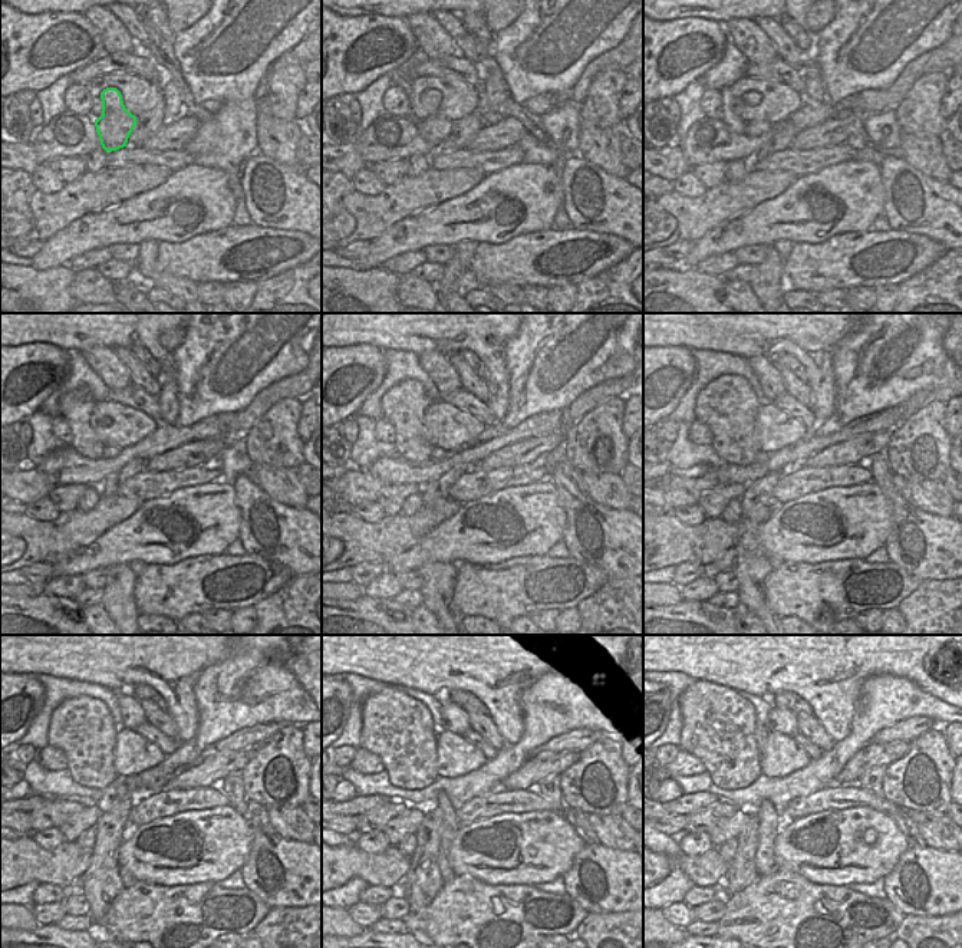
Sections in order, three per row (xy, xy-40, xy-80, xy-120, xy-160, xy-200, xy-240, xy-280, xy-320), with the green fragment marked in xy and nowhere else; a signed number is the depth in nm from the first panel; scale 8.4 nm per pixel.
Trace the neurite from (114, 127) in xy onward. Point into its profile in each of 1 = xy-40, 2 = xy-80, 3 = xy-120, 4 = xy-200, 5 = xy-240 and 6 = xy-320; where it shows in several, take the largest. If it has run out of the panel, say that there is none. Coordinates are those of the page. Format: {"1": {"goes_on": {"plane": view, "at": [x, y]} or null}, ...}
{"1": {"goes_on": {"plane": "xy-40", "at": [435, 128]}}, "2": {"goes_on": {"plane": "xy-80", "at": [755, 128]}}, "3": {"goes_on": {"plane": "xy-120", "at": [108, 453]}}, "4": {"goes_on": {"plane": "xy-200", "at": [761, 457]}}, "5": {"goes_on": {"plane": "xy-240", "at": [117, 792]}}, "6": {"goes_on": {"plane": "xy-320", "at": [770, 823]}}}

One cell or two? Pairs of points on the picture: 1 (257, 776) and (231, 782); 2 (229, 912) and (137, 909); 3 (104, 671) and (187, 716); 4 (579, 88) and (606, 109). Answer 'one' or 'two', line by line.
1: two
2: one
3: one
4: two

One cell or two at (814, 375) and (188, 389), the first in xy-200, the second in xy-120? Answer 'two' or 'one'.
two

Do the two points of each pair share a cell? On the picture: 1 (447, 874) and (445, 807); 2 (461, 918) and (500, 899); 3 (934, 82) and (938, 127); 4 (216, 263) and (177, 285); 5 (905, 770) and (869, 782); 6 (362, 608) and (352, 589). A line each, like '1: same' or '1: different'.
1: same
2: same
3: same
4: different
5: different
6: different

